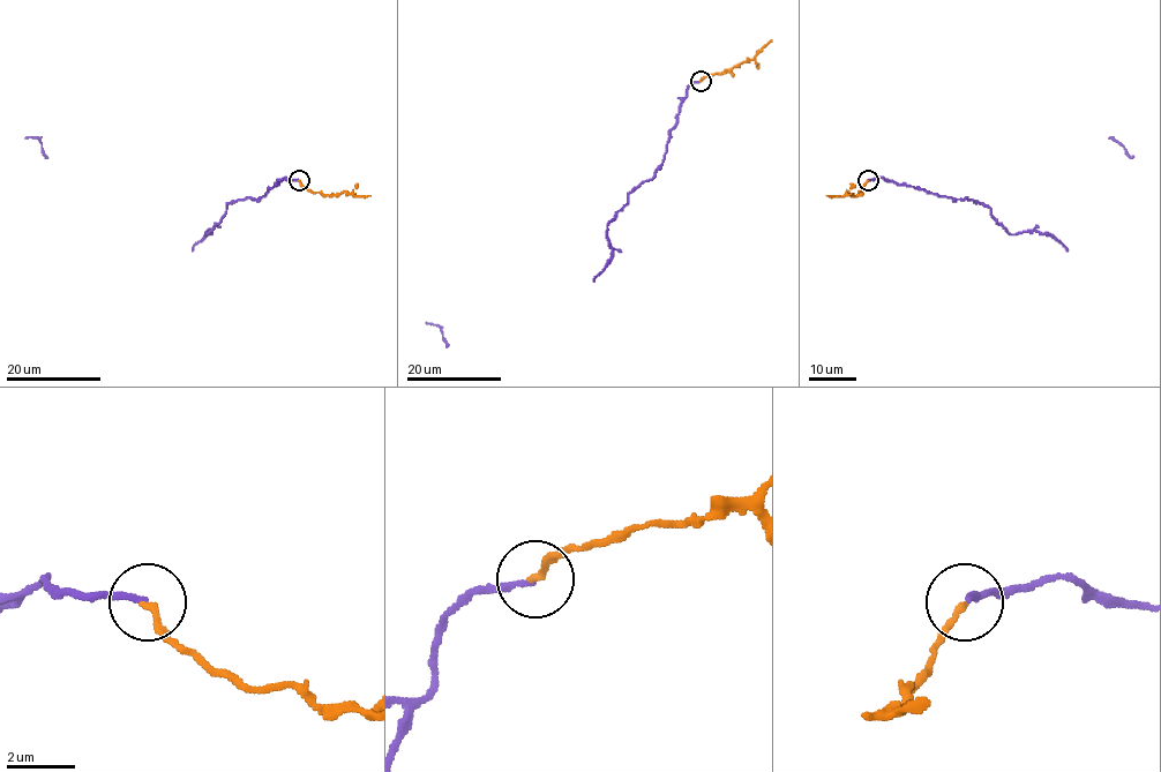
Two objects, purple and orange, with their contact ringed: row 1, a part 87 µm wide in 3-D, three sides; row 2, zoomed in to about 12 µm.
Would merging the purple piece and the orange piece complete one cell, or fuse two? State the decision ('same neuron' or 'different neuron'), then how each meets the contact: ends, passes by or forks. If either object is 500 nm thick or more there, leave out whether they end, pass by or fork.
same neuron; purple ends there; orange ends there

